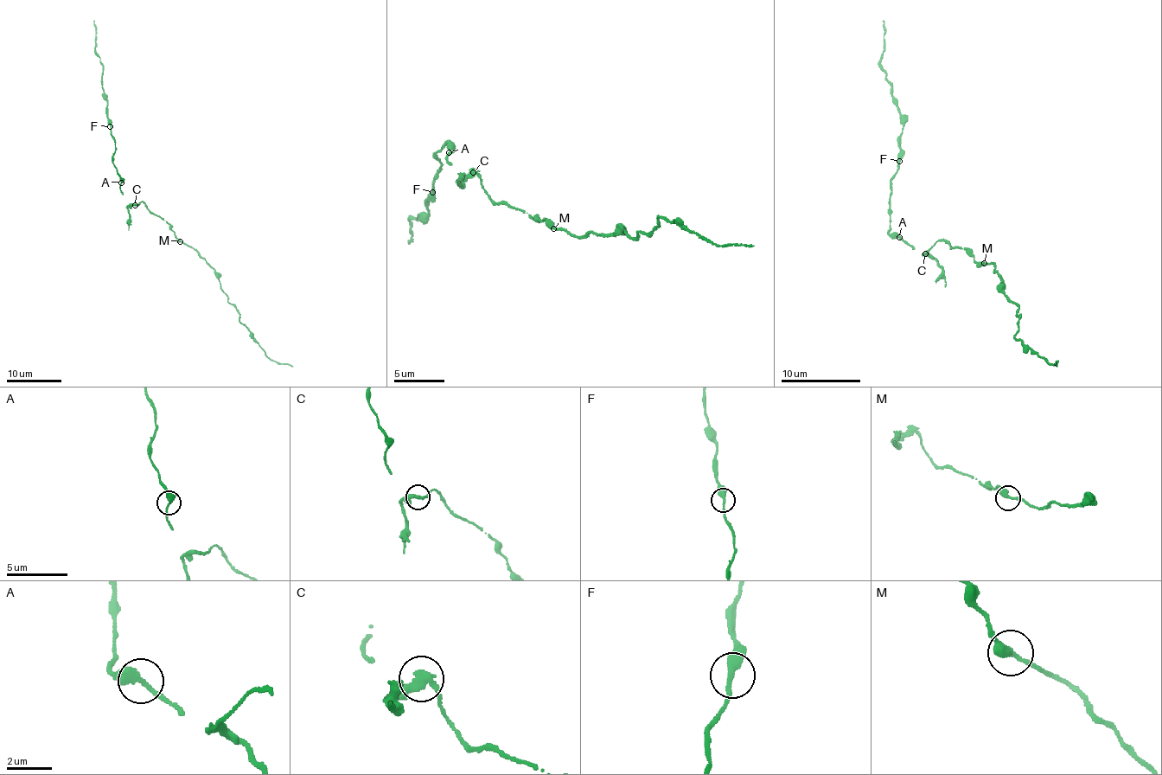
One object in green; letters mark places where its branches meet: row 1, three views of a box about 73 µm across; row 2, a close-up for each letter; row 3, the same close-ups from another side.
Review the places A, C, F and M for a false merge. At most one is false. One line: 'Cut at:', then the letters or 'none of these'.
Cut at: C

